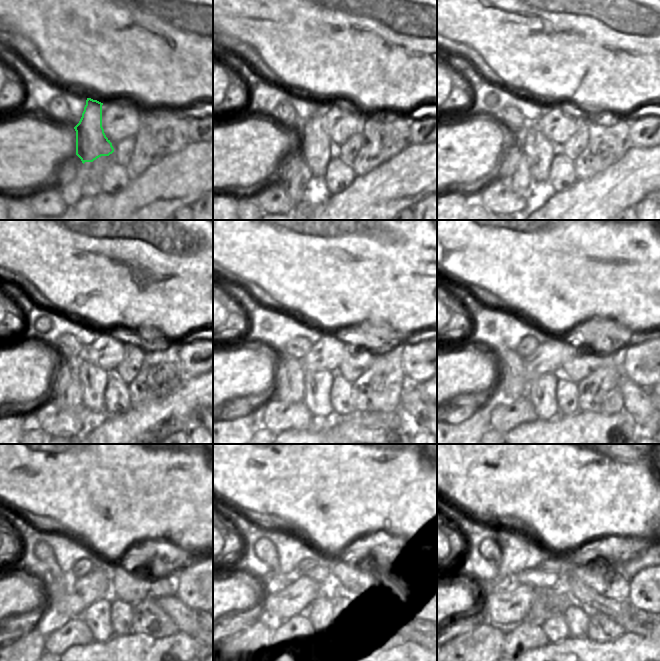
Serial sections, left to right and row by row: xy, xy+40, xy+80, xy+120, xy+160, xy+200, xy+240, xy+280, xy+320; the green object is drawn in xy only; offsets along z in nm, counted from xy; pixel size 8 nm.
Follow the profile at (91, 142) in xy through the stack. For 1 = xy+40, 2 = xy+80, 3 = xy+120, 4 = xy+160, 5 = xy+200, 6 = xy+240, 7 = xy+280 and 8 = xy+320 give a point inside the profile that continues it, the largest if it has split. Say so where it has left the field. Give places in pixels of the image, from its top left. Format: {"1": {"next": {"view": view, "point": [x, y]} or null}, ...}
{"1": {"next": {"view": "xy+40", "point": [312, 141]}}, "2": {"next": {"view": "xy+80", "point": [540, 151]}}, "3": {"next": {"view": "xy+120", "point": [93, 379]}}, "4": {"next": {"view": "xy+160", "point": [317, 385]}}, "5": {"next": {"view": "xy+200", "point": [541, 391]}}, "6": {"next": {"view": "xy+240", "point": [97, 616]}}, "7": {"next": {"view": "xy+280", "point": [322, 613]}}, "8": {"next": {"view": "xy+320", "point": [555, 628]}}}

